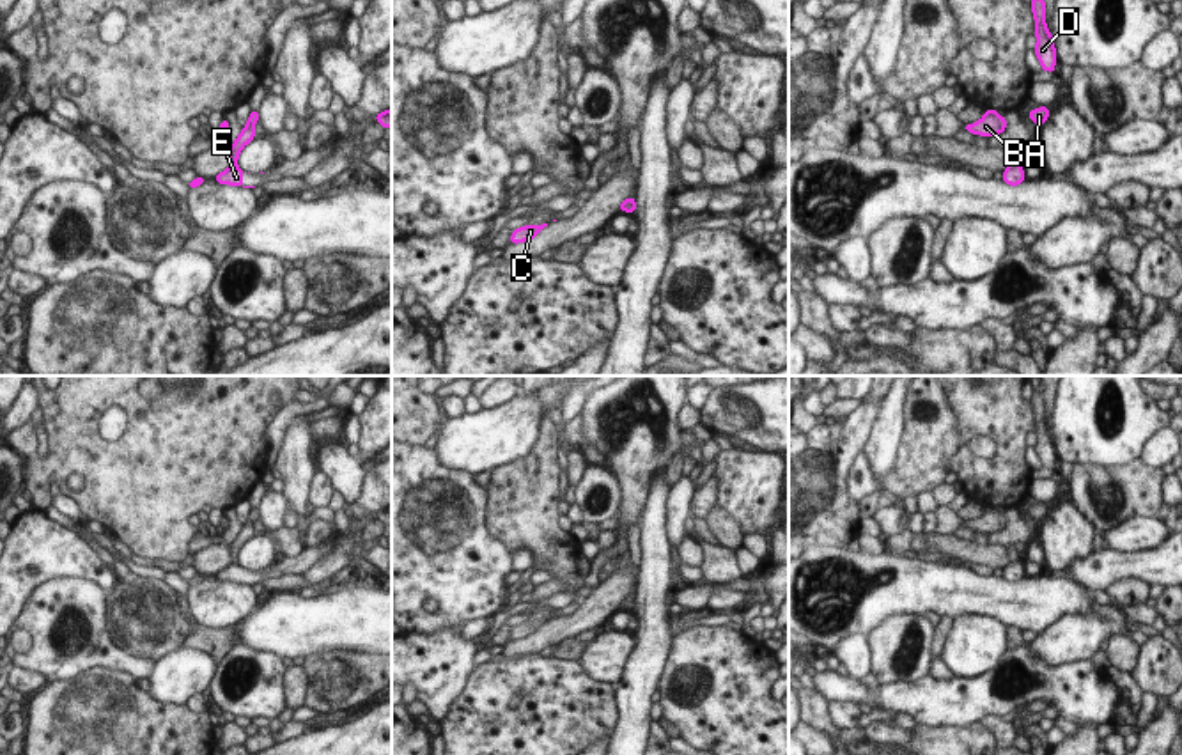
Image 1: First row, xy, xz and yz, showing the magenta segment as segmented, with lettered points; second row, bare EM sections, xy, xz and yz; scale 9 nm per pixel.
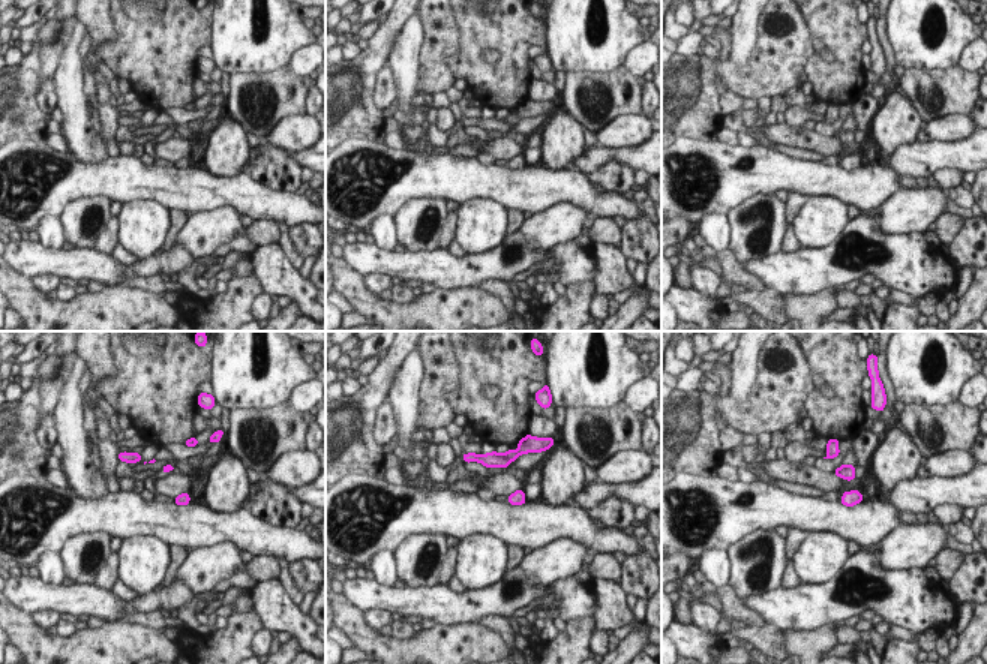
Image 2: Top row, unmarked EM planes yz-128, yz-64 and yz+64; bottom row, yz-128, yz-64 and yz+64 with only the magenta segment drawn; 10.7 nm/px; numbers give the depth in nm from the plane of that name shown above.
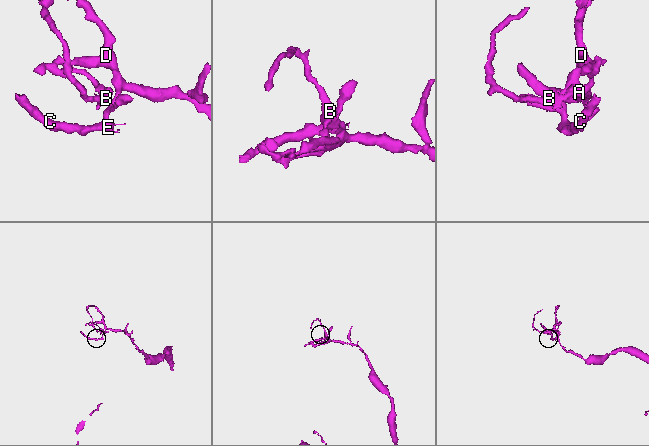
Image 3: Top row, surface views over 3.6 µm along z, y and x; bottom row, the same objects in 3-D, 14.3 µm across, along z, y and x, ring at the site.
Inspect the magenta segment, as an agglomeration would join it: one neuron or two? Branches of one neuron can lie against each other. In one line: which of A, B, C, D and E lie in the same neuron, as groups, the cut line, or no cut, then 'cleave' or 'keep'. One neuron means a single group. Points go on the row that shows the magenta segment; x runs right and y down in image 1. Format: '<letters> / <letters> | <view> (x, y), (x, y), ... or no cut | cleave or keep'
A B D / C E | xy (231, 165), (236, 169) | cleave

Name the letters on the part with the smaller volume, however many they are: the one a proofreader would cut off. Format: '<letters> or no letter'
C, E

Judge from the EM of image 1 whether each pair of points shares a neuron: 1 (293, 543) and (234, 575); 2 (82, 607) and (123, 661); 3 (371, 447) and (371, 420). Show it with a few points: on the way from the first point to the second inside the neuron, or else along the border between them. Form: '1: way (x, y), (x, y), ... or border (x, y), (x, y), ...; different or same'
1: border (303, 548), (293, 557), (282, 557); different
2: way (89, 621), (93, 633), (108, 649); same
3: way (371, 440), (371, 428); same

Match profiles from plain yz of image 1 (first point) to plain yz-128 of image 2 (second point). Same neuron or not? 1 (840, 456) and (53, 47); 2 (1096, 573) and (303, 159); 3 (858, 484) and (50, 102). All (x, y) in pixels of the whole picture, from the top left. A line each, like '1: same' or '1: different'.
1: different
2: same
3: same

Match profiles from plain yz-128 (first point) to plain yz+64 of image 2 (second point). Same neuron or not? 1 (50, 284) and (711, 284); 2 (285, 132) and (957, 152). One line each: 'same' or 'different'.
1: same
2: different

